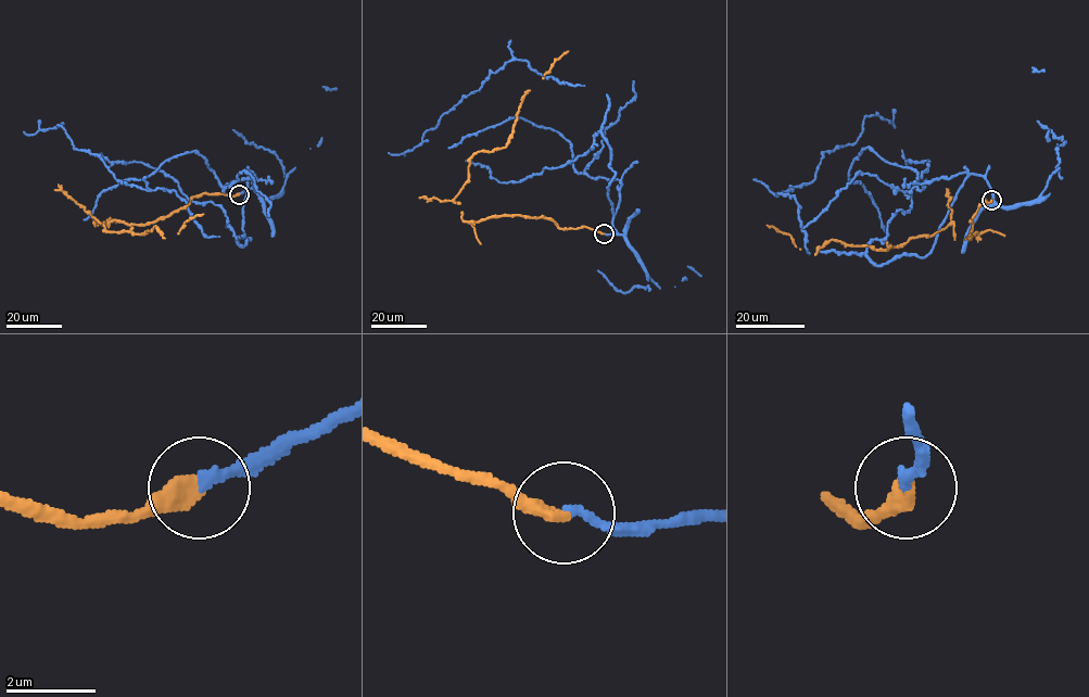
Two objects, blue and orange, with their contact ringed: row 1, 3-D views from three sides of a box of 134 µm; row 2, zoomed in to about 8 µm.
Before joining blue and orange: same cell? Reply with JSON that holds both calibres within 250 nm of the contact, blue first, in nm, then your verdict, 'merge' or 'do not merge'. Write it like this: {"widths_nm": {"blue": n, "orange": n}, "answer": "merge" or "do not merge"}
{"widths_nm": {"blue": 240, "orange": 440}, "answer": "merge"}

